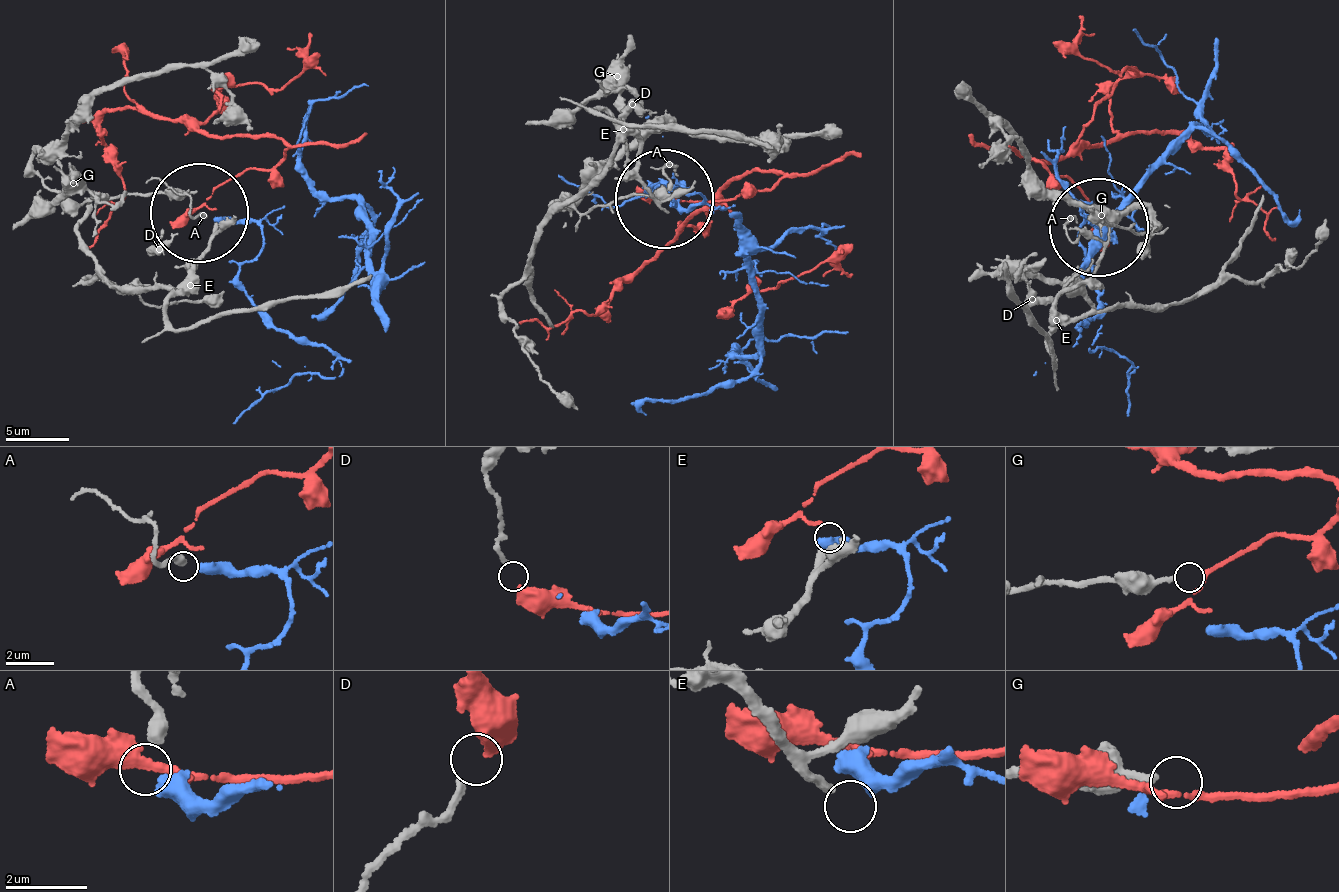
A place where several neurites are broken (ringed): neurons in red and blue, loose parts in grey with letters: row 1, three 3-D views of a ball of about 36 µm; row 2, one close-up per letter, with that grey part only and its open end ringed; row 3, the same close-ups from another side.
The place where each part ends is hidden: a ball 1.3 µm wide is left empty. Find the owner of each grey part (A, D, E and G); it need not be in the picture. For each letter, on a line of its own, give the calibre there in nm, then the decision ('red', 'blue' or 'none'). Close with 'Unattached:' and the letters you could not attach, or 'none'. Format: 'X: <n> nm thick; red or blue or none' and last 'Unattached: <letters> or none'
A: 340 nm thick; blue
D: 180 nm thick; red
E: 240 nm thick; none
G: 200 nm thick; none
Unattached: E, G

